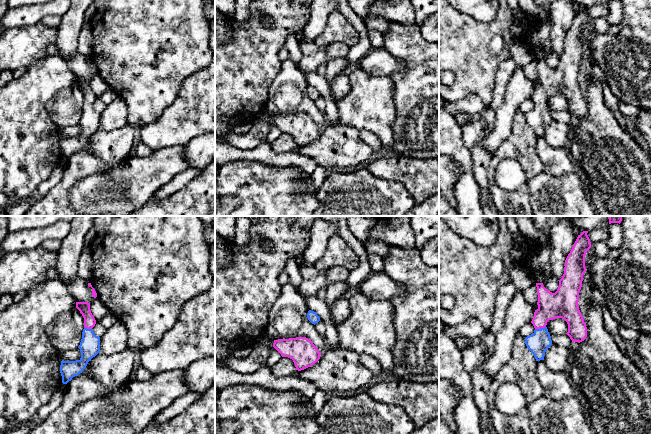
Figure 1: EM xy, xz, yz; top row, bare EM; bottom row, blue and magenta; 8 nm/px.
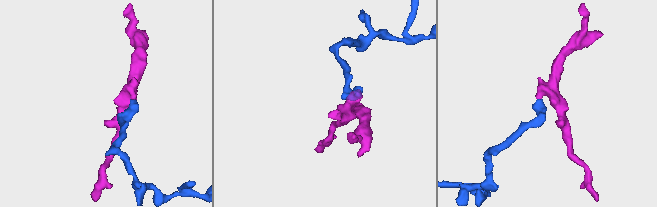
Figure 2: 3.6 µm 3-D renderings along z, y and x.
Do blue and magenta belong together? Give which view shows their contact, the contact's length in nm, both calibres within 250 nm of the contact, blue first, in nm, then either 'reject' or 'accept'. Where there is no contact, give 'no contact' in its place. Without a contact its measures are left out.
yz | 90 nm | 170/220 nm | accept

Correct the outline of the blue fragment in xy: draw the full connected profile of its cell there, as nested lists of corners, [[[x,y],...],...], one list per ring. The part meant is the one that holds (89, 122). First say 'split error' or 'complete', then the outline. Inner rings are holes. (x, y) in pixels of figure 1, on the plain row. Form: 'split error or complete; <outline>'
split error; [[[76,78],[76,84],[84,94],[82,115],[78,123],[81,127],[81,134],[76,137],[61,137],[60,149],[63,160],[67,160],[73,153],[82,149],[88,138],[100,129],[100,113],[96,112],[92,105],[96,100],[96,96],[91,89],[90,79]]]

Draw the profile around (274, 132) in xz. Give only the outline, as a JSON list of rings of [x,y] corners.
[[[264,109],[264,111],[259,115],[258,119],[256,121],[265,119],[267,117],[271,118],[271,126],[269,129],[268,136],[266,138],[266,141],[269,143],[274,142],[281,134],[281,130],[273,123],[274,115],[270,113],[268,110]]]

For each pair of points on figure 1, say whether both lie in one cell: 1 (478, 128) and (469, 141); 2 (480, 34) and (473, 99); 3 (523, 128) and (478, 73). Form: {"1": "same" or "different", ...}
{"1": "same", "2": "different", "3": "different"}

